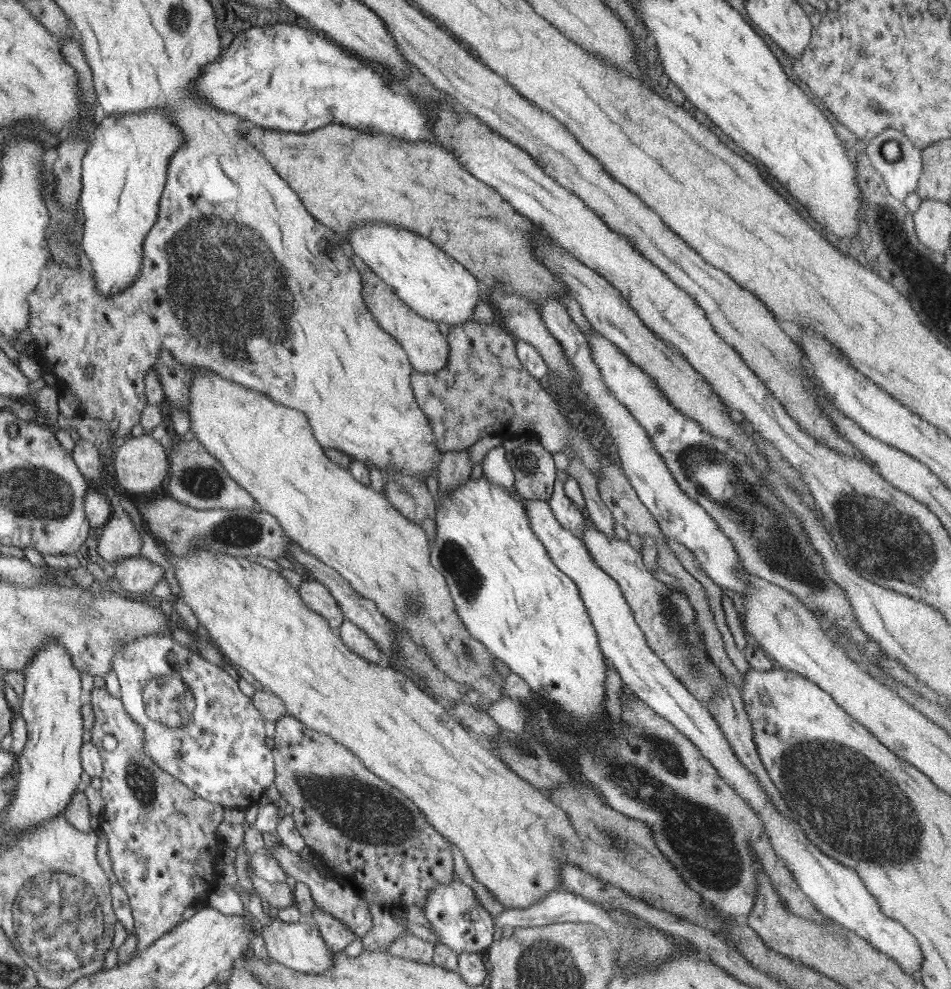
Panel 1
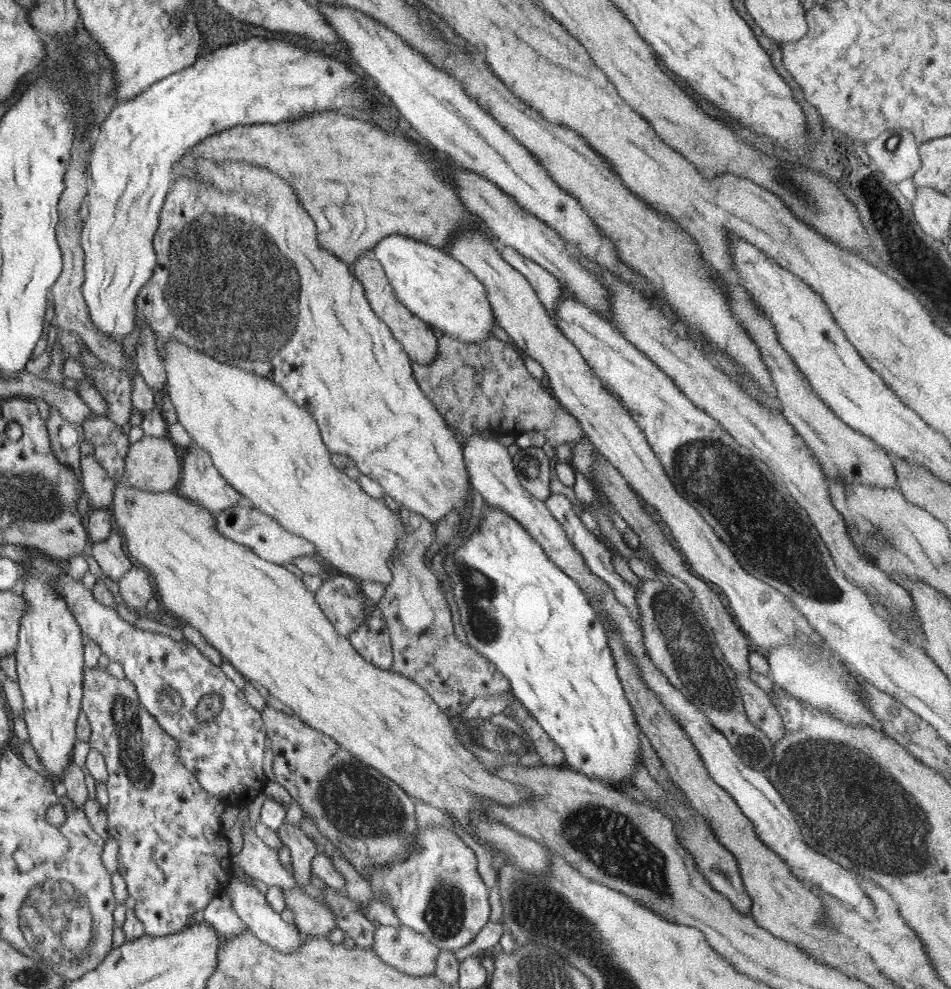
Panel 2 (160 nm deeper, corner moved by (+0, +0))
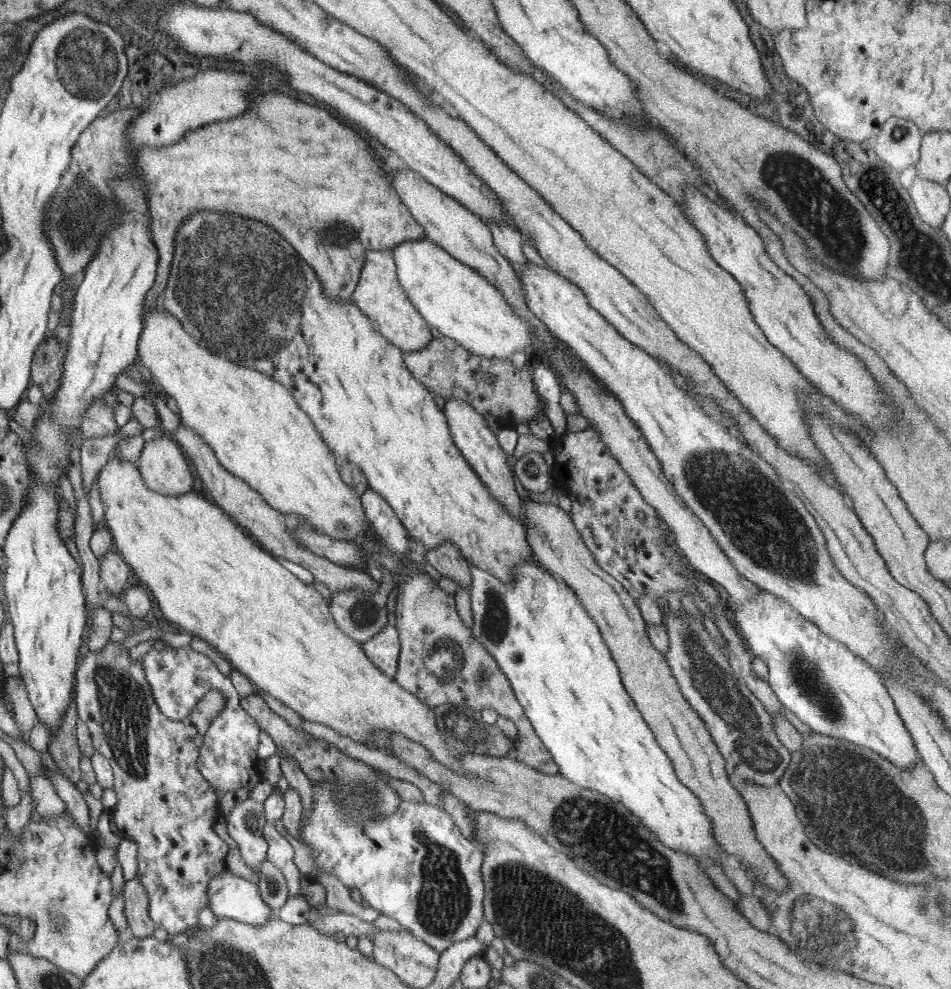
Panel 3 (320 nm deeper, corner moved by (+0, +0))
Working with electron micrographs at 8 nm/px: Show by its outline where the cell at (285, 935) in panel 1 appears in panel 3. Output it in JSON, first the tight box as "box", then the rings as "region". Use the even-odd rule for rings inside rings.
{"box":[210,870,274,925],"region":[[[223,870],[210,882],[211,911],[218,917],[251,925],[264,924],[274,912],[263,900],[258,885]]]}

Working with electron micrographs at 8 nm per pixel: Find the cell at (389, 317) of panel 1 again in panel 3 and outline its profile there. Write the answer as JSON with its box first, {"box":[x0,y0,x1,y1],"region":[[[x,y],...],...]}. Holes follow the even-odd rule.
{"box":[352,248,433,353],"region":[[[391,248],[368,251],[365,254],[356,290],[352,293],[353,303],[372,321],[380,334],[405,353],[416,353],[426,348],[433,339],[431,327],[416,310],[397,277],[397,266]]]}

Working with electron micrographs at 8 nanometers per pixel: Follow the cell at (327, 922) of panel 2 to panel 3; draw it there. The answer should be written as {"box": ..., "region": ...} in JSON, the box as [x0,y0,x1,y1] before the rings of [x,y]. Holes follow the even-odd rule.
{"box":[309,913,380,941],"region":[[[338,913],[326,915],[322,918],[314,916],[309,921],[312,926],[328,936],[342,934],[347,936],[367,936],[373,941],[375,934],[380,930],[372,922],[367,922],[355,915]]]}

